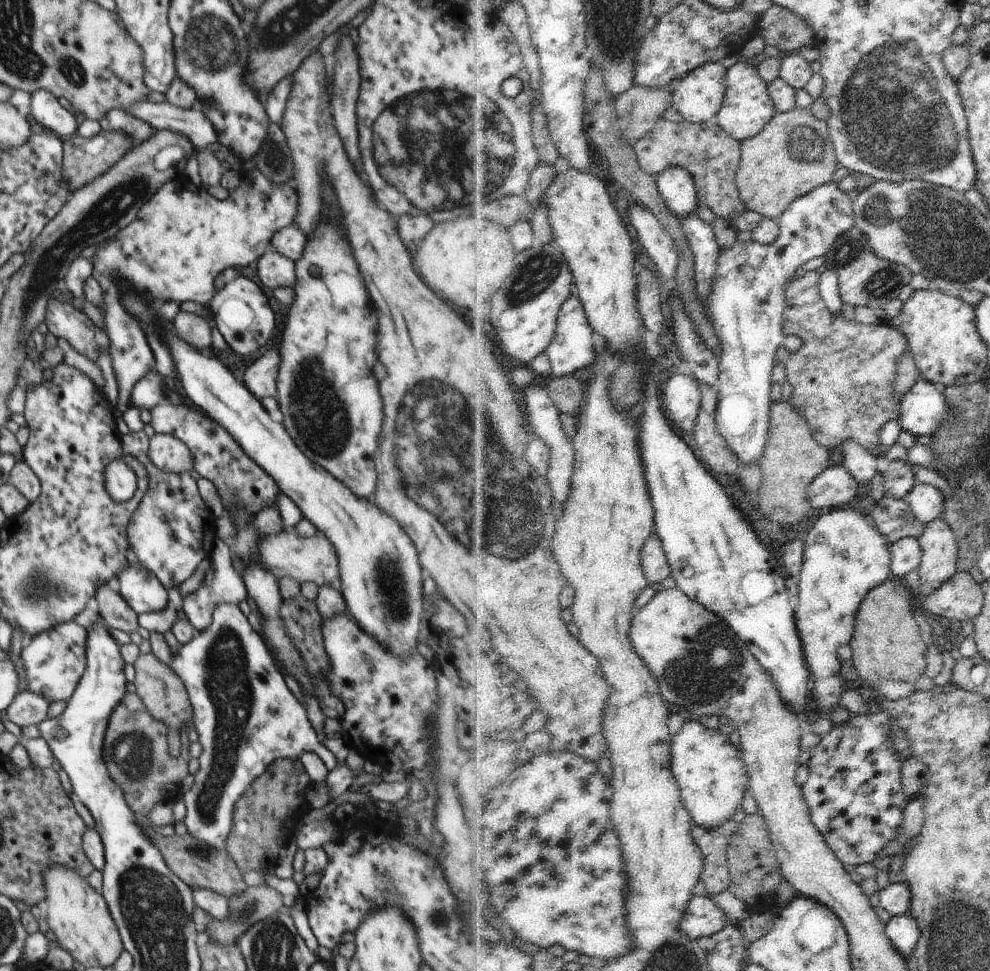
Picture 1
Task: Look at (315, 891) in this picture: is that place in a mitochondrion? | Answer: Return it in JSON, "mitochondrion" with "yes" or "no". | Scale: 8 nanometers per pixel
{"mitochondrion":"no"}

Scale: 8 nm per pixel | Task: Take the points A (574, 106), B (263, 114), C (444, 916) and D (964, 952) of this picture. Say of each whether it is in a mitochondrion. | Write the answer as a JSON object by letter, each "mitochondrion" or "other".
{"A":"other","B":"other","C":"mitochondrion","D":"mitochondrion"}

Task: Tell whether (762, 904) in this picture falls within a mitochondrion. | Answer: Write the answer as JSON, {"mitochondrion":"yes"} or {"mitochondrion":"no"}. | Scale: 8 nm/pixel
{"mitochondrion":"no"}

